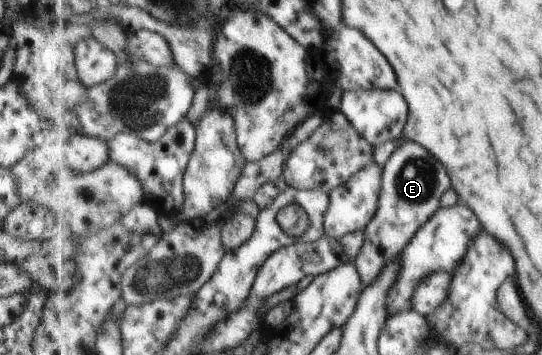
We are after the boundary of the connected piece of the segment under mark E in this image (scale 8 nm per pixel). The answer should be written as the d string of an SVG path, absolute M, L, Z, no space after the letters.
M408 141L390 156L384 165L383 189L379 209L375 219L364 230L364 243L355 260L359 273L367 287L372 284L392 263L398 260L401 252L415 238L415 234L436 214L440 208L440 198L452 188L450 176L440 160L436 160L424 146L416 141Z

